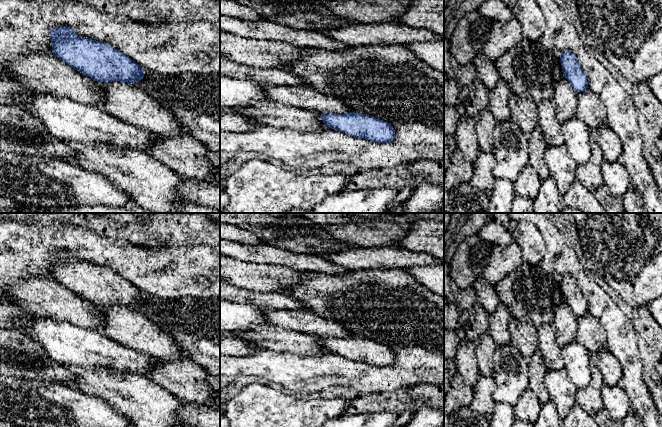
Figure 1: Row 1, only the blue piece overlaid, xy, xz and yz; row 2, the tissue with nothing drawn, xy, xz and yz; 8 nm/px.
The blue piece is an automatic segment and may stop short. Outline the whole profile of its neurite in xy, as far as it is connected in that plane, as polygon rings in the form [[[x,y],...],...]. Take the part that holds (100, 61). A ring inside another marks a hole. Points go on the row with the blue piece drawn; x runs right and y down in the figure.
[[[68,26],[50,31],[54,56],[98,82],[133,84],[144,77],[145,69],[108,43],[79,37]]]

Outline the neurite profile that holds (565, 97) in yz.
[[[565,77],[555,85],[553,102],[555,104],[556,117],[560,123],[575,116],[577,92]]]

